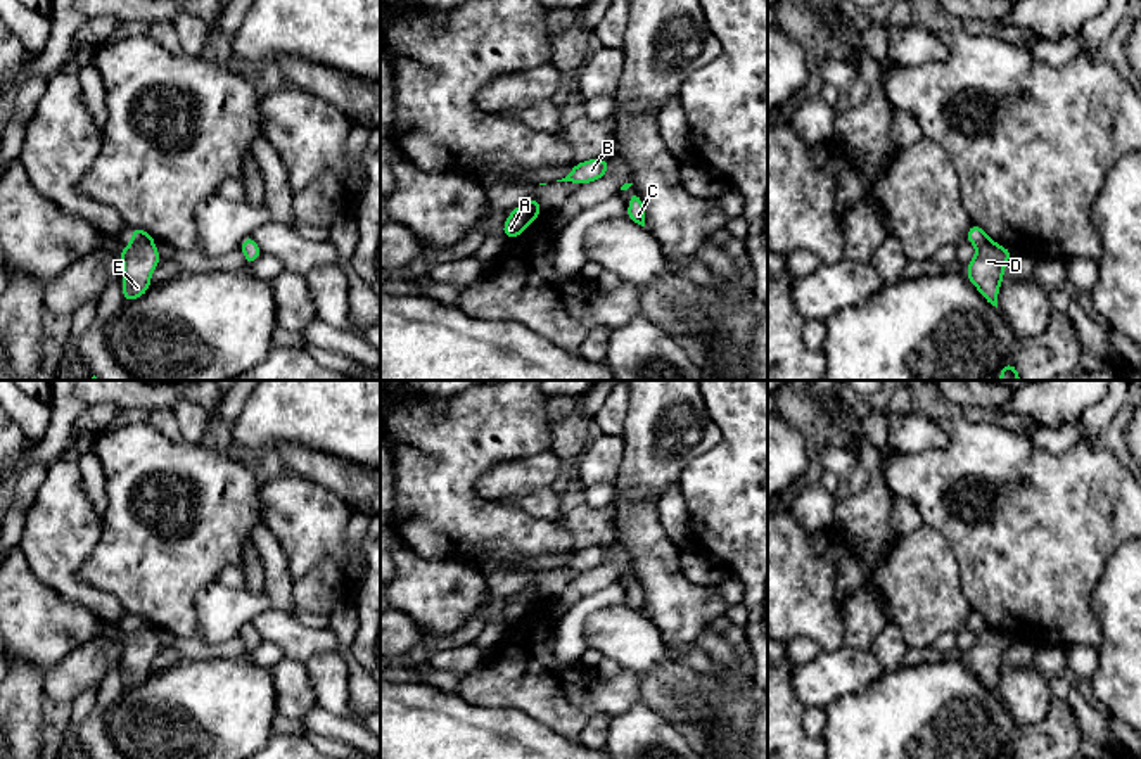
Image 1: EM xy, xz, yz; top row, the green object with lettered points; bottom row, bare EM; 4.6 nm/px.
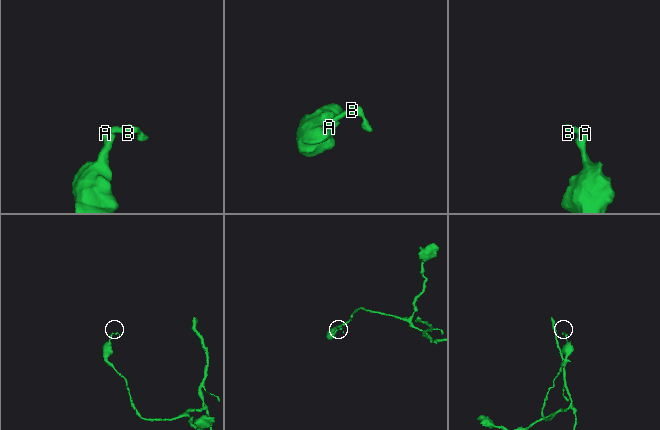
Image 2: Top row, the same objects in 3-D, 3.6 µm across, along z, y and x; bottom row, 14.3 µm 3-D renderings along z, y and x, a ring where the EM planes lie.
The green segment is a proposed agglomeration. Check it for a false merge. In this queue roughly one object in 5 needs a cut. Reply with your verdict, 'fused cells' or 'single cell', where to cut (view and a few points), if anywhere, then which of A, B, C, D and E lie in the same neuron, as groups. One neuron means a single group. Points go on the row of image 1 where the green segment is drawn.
fused cells | xy (132, 242), (152, 244) | A D E / B C

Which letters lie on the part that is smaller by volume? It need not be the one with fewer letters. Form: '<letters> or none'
B, C

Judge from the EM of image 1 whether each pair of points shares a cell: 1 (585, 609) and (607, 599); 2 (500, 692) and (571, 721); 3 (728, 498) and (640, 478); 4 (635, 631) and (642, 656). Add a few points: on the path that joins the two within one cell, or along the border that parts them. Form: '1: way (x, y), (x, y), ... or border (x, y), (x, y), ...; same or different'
1: way (590, 604), (602, 599); same
2: way (517, 692), (541, 692), (554, 704); same
3: border (706, 452), (685, 465), (678, 481); different
4: way (635, 637), (642, 650); same

